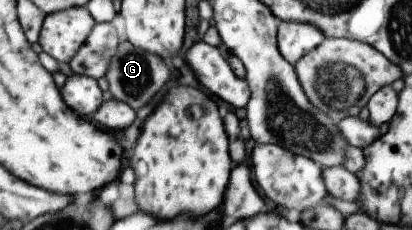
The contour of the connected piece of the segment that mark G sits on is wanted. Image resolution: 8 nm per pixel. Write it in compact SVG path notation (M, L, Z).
M126 40L119 43L105 78L113 97L128 102L135 110L139 110L169 82L171 71L168 62L158 54L150 53L148 50L135 46L131 41Z

